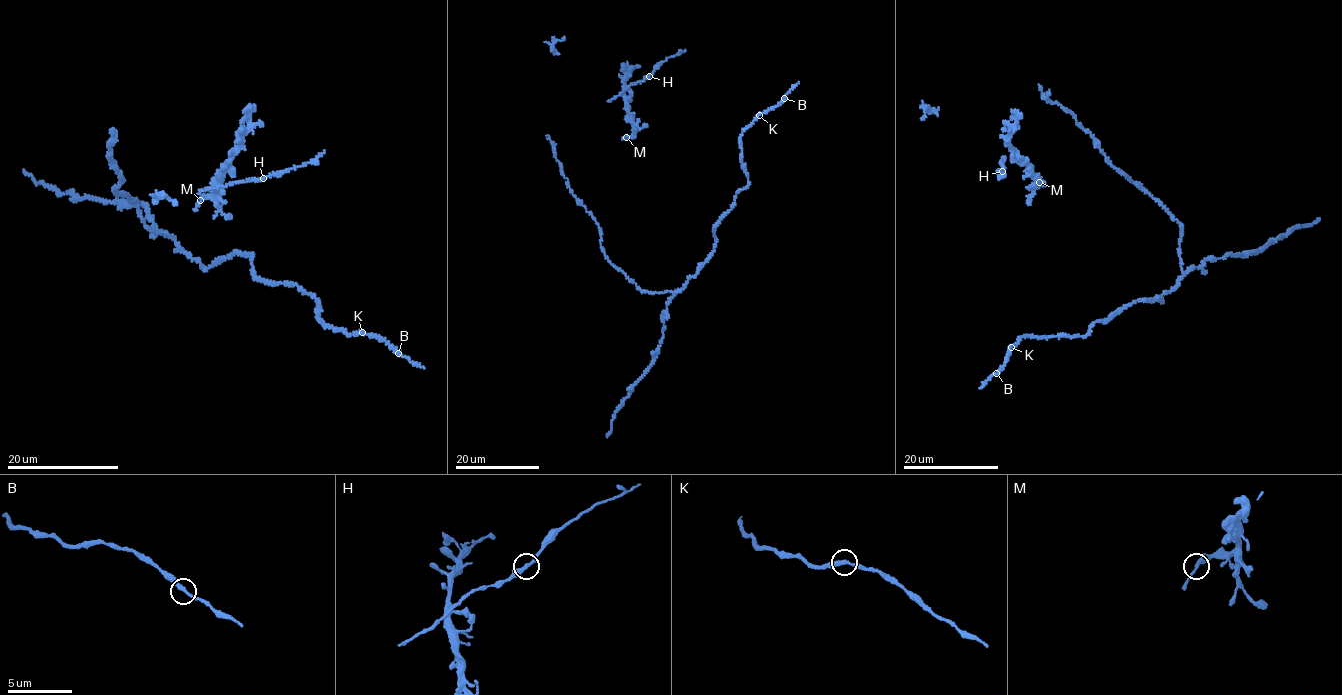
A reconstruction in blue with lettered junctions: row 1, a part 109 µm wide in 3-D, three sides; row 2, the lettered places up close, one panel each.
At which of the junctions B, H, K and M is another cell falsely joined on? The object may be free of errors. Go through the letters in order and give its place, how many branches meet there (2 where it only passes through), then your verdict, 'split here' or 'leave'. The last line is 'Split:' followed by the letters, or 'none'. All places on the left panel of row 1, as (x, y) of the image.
B: at (398, 353); 2 branches meet; leave
H: at (263, 178); 2 branches meet; leave
K: at (362, 332); 2 branches meet; leave
M: at (200, 200); 2 branches meet; leave
Split: none

